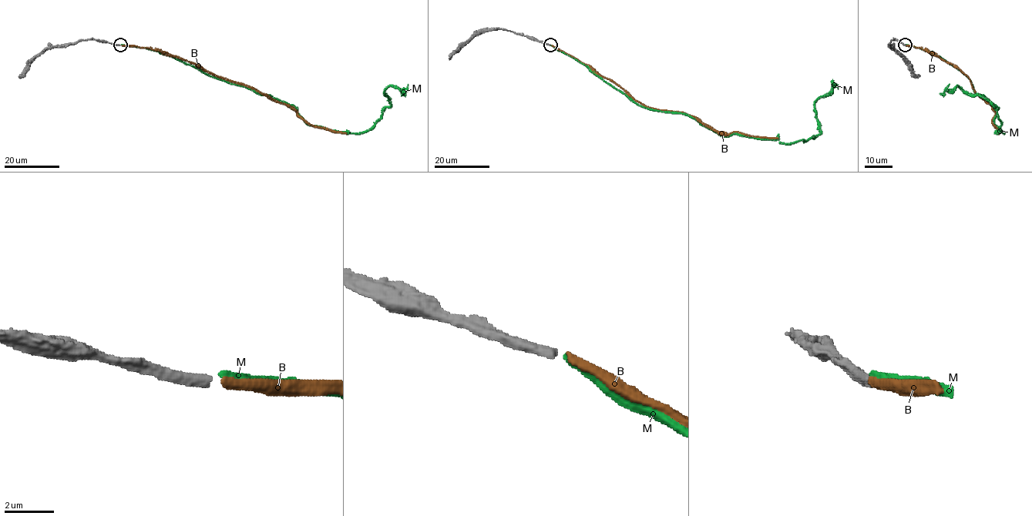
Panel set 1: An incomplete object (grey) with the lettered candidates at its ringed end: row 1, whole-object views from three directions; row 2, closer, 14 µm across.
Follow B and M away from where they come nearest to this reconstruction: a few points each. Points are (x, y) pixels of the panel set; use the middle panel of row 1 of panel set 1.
B: (551, 45), (591, 65), (647, 105), (685, 112), (727, 134), (738, 132), (751, 136), (778, 138)
M: (550, 45), (642, 106), (684, 112), (721, 135), (795, 142), (814, 137), (815, 102), (832, 78)

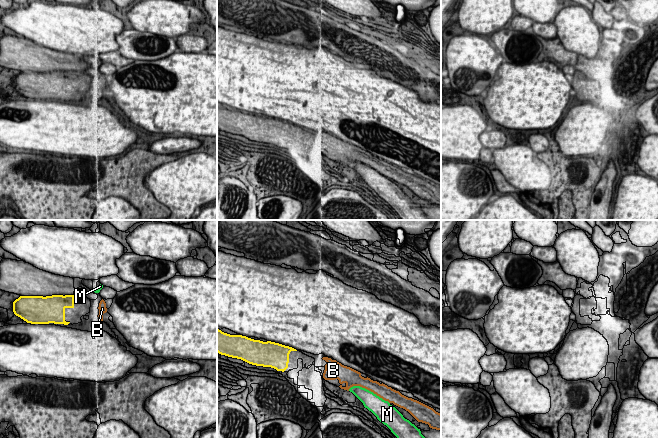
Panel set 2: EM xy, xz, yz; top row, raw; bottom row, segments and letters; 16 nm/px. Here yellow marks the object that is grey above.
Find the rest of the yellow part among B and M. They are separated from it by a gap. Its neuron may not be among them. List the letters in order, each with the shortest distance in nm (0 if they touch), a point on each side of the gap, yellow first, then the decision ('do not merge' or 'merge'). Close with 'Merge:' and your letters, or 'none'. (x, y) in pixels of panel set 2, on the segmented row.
B: 400 nm | xy (73, 307), (98, 307) | merge
M: 340 nm | xy (73, 295), (94, 291) | do not merge
Merge: B

